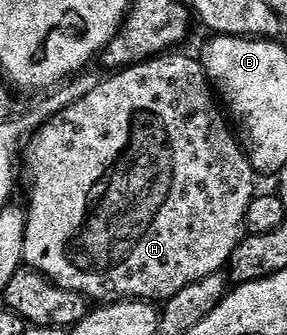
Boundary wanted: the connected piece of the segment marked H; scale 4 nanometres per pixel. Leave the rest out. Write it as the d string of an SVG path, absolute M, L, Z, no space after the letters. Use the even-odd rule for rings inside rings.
M180 53L153 56L146 62L117 69L113 73L116 75L101 80L90 96L82 96L78 104L70 104L70 108L58 112L58 116L51 118L27 139L26 158L28 154L28 174L32 177L32 187L28 190L26 201L28 219L24 237L24 266L29 270L37 270L58 284L58 288L78 292L96 304L129 300L163 304L170 300L170 296L178 296L178 292L182 292L182 288L189 284L206 280L206 276L211 274L221 273L227 267L234 248L238 248L246 236L244 217L246 208L250 208L252 199L258 193L258 175L252 169L241 139L236 139L228 127L229 119L214 93L212 83L208 81L203 61L199 57L187 58Z

